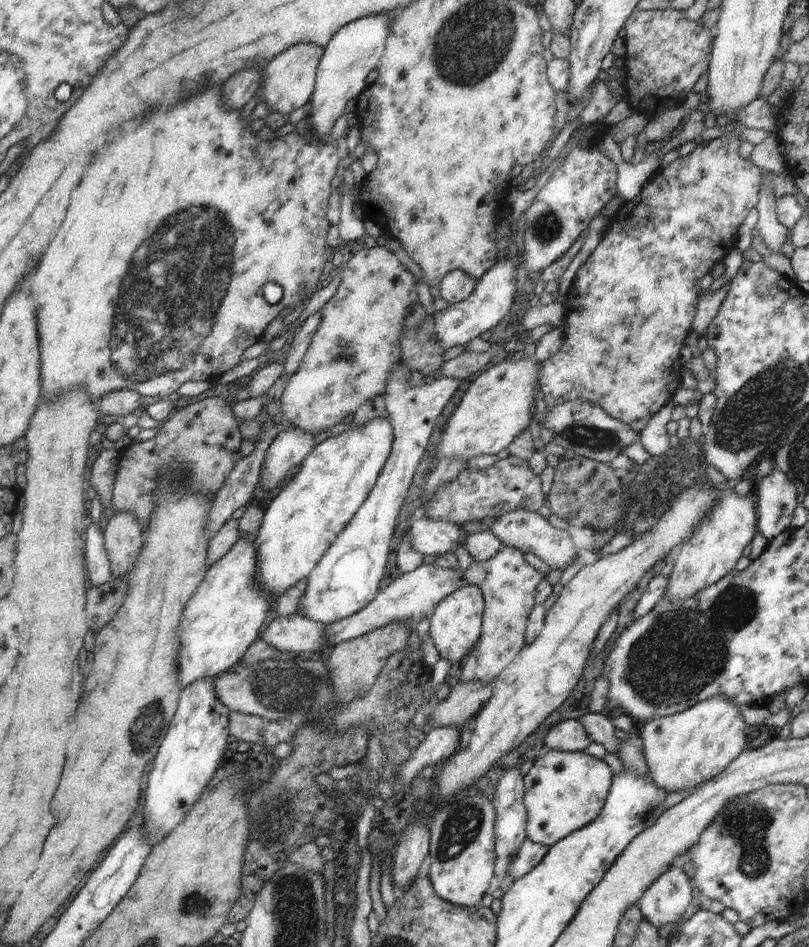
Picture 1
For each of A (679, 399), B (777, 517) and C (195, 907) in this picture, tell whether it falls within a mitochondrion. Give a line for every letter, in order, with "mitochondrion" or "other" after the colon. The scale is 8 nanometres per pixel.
A: other
B: other
C: mitochondrion

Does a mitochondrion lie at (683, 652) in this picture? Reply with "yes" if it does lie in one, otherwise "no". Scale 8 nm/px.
yes

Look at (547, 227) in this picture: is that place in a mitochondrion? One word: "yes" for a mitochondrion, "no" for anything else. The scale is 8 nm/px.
yes

